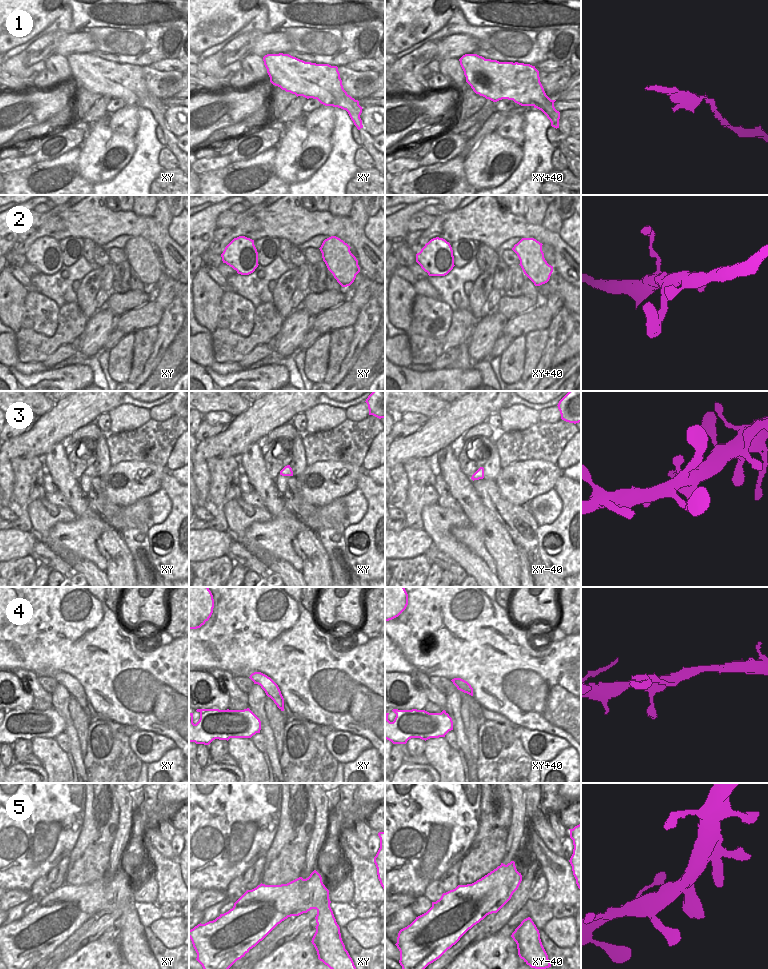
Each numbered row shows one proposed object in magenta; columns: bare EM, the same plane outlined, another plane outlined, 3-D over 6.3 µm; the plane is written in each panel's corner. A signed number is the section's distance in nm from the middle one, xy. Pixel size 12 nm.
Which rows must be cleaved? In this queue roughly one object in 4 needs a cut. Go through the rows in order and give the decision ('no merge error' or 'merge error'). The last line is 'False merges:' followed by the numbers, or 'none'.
1: merge error
2: no merge error
3: no merge error
4: no merge error
5: no merge error
False merges: 1

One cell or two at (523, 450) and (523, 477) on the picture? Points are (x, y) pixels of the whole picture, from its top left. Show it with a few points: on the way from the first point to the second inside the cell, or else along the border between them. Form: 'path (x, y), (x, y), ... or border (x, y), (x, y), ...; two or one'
border (547, 461), (514, 461), (501, 468); two

